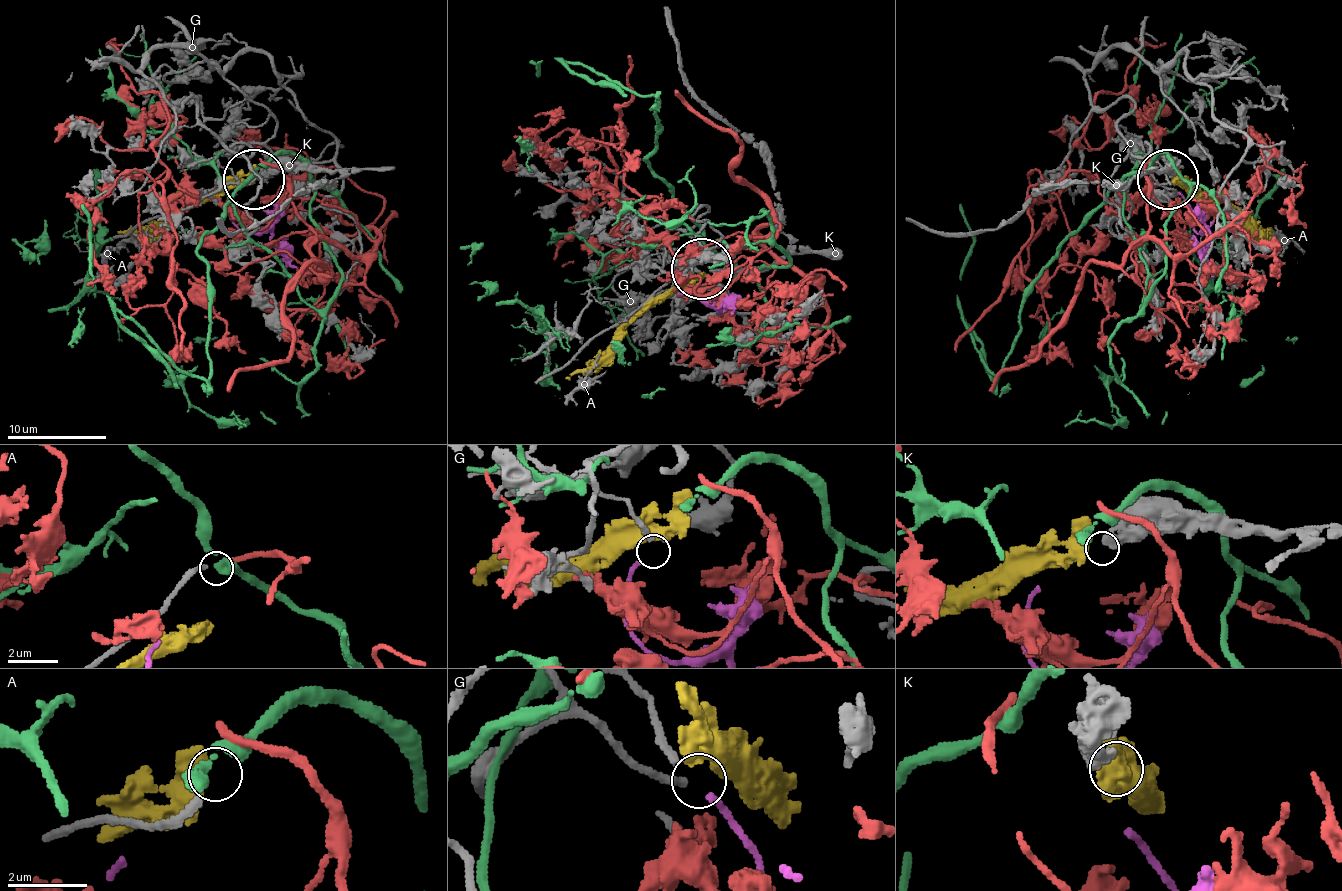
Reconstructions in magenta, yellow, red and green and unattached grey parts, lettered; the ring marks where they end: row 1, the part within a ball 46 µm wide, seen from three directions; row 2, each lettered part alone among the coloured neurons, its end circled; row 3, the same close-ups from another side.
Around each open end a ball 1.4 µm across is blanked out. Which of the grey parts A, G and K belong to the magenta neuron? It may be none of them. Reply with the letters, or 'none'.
G

